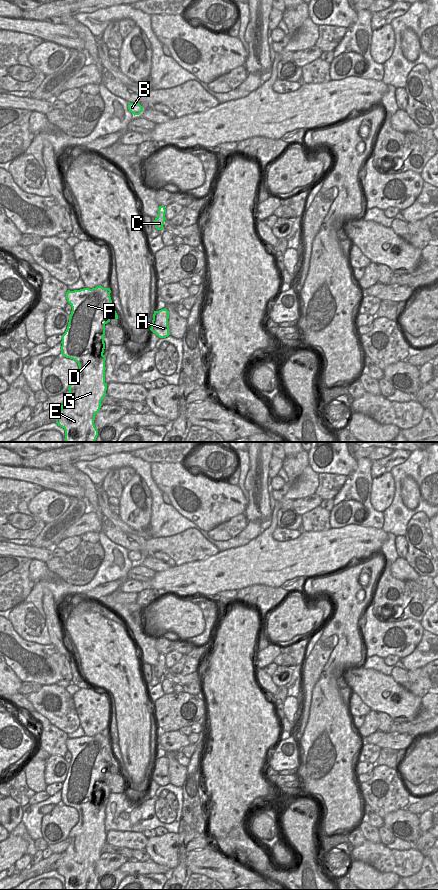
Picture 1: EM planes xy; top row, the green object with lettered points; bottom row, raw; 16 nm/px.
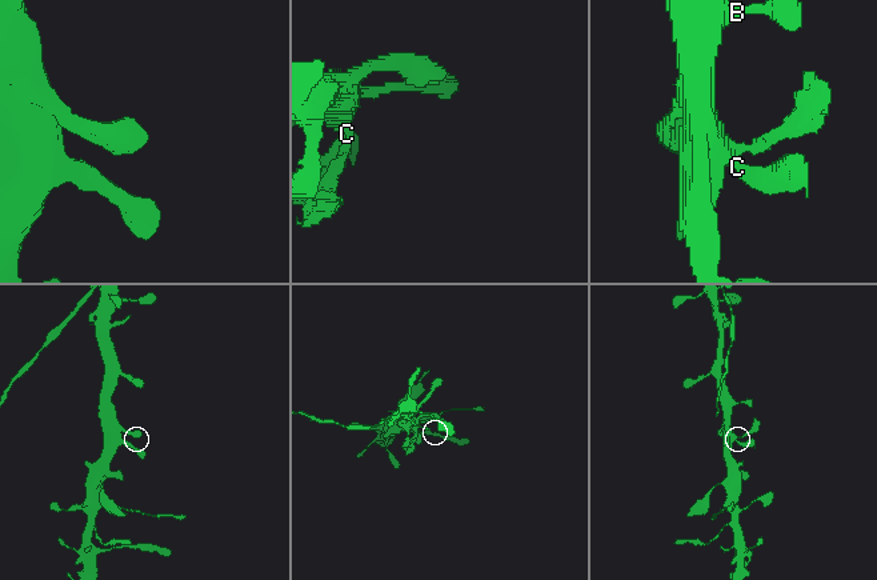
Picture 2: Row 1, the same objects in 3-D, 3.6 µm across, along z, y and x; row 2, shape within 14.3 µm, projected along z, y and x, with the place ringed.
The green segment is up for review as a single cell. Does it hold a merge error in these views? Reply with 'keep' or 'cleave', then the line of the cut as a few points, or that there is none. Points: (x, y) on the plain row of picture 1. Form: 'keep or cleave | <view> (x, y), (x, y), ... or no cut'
keep | no cut

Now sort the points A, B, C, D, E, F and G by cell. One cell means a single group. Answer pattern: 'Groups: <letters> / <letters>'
Groups: A B C D E F G

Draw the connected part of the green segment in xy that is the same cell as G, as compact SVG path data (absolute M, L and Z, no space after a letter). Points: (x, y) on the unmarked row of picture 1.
M101 733L92 737L68 738L66 741L66 747L71 753L72 759L67 777L62 783L61 802L75 808L79 814L78 823L71 829L68 836L69 846L55 862L56 871L65 878L66 890L95 890L98 884L94 868L102 854L101 849L106 844L107 838L105 831L106 805L103 802L105 773L110 770L112 765L118 767L110 741L110 736L103 736Z

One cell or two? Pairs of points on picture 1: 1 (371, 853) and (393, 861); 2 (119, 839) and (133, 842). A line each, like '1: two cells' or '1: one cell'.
1: one cell
2: one cell

